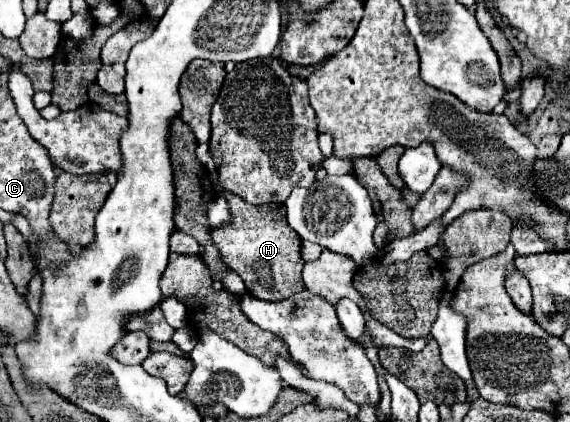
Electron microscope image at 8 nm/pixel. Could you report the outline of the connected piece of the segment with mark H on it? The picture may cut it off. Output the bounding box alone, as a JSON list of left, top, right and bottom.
[211,193,305,303]

